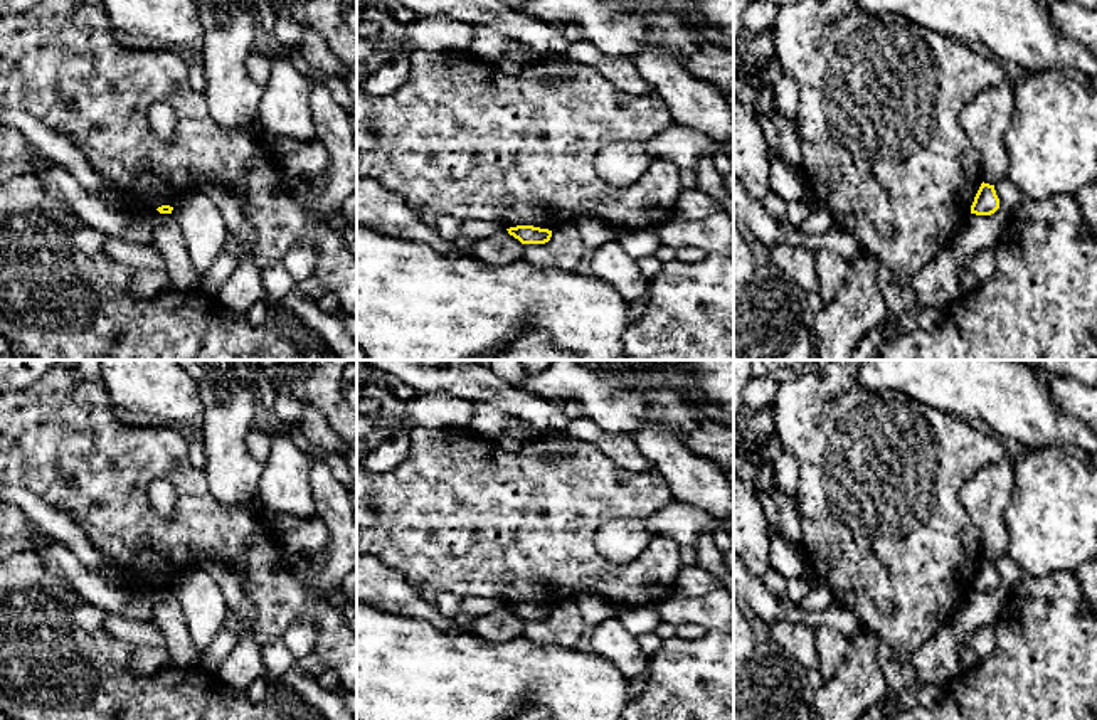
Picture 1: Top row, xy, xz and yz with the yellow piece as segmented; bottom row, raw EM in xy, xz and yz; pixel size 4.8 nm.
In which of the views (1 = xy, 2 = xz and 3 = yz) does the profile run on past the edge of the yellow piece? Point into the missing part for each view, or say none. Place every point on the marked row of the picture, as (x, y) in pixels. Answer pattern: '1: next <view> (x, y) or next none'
1: next none
2: next none
3: next none

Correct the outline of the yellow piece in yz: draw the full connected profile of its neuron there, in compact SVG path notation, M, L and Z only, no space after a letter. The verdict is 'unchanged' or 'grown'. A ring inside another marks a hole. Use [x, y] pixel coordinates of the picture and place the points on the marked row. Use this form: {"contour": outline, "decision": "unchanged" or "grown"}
{"contour": "M981 183L974 202L971 205L971 214L991 215L999 209L999 199L996 195L994 185Z", "decision": "unchanged"}

